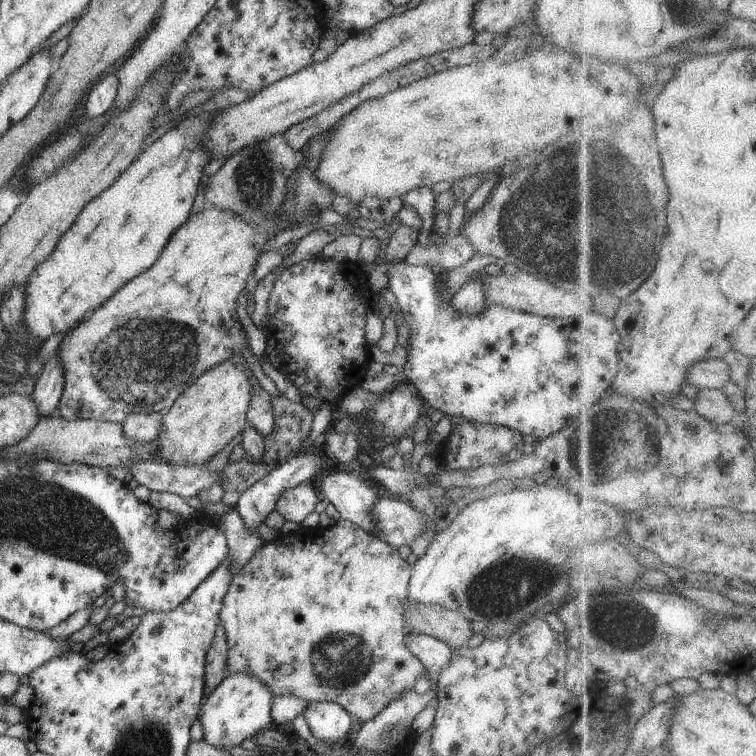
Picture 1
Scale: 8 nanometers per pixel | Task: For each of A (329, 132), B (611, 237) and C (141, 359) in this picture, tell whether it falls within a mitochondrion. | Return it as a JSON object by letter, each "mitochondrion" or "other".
{"A":"other","B":"mitochondrion","C":"mitochondrion"}

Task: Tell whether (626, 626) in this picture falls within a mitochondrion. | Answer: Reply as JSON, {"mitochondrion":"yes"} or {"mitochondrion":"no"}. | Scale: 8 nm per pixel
{"mitochondrion":"yes"}

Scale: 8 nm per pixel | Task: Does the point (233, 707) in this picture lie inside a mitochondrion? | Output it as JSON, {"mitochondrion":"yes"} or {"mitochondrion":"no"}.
{"mitochondrion":"no"}

